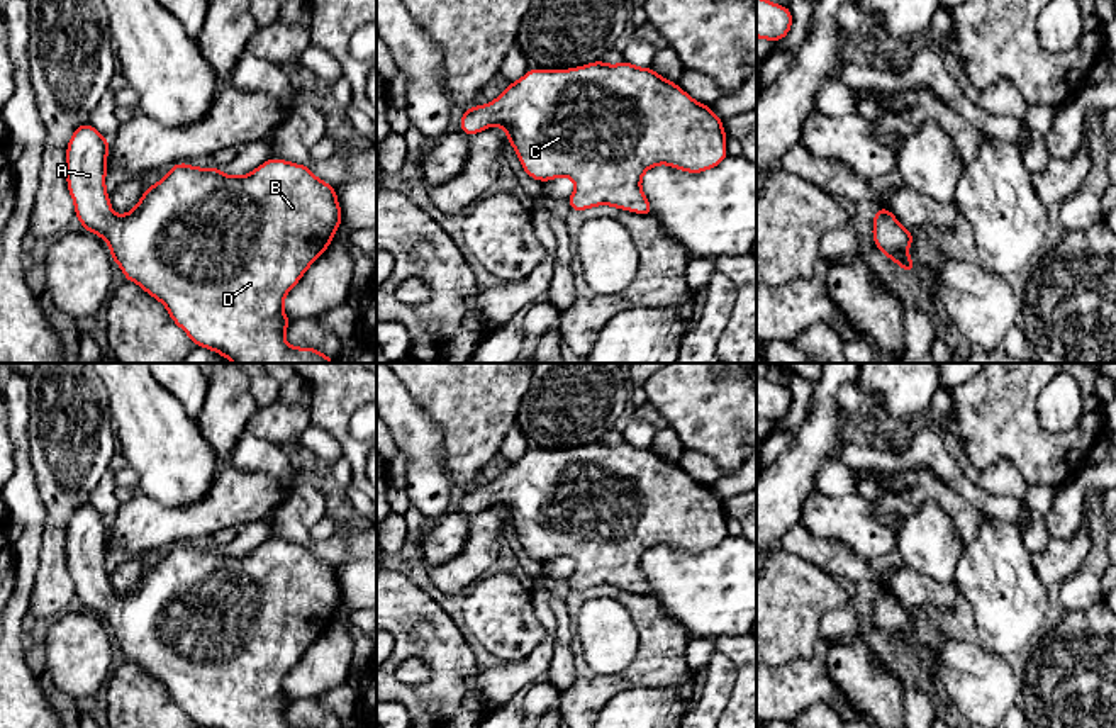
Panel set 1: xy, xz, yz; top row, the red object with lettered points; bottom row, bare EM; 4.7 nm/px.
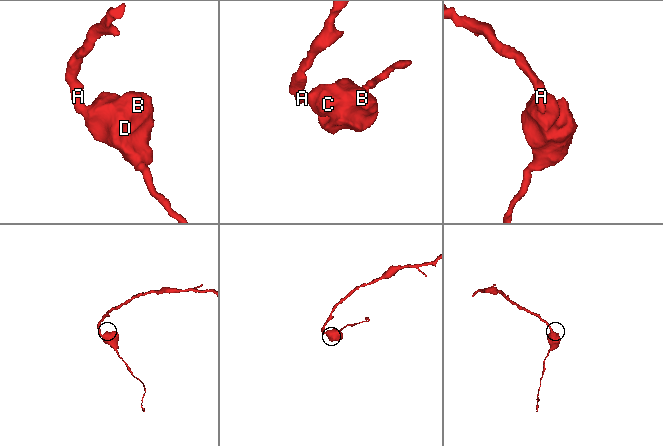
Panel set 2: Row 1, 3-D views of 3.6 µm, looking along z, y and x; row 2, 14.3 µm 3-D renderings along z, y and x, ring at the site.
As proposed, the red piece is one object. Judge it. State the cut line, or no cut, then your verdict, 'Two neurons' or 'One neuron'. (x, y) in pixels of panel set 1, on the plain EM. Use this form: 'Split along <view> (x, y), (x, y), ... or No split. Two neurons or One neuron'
No split. One neuron

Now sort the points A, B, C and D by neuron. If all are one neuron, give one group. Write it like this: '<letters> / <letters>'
A B C D

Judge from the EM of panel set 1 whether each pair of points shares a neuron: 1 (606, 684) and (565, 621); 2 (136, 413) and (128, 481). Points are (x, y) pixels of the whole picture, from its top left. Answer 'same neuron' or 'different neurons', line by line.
1: different neurons
2: different neurons

